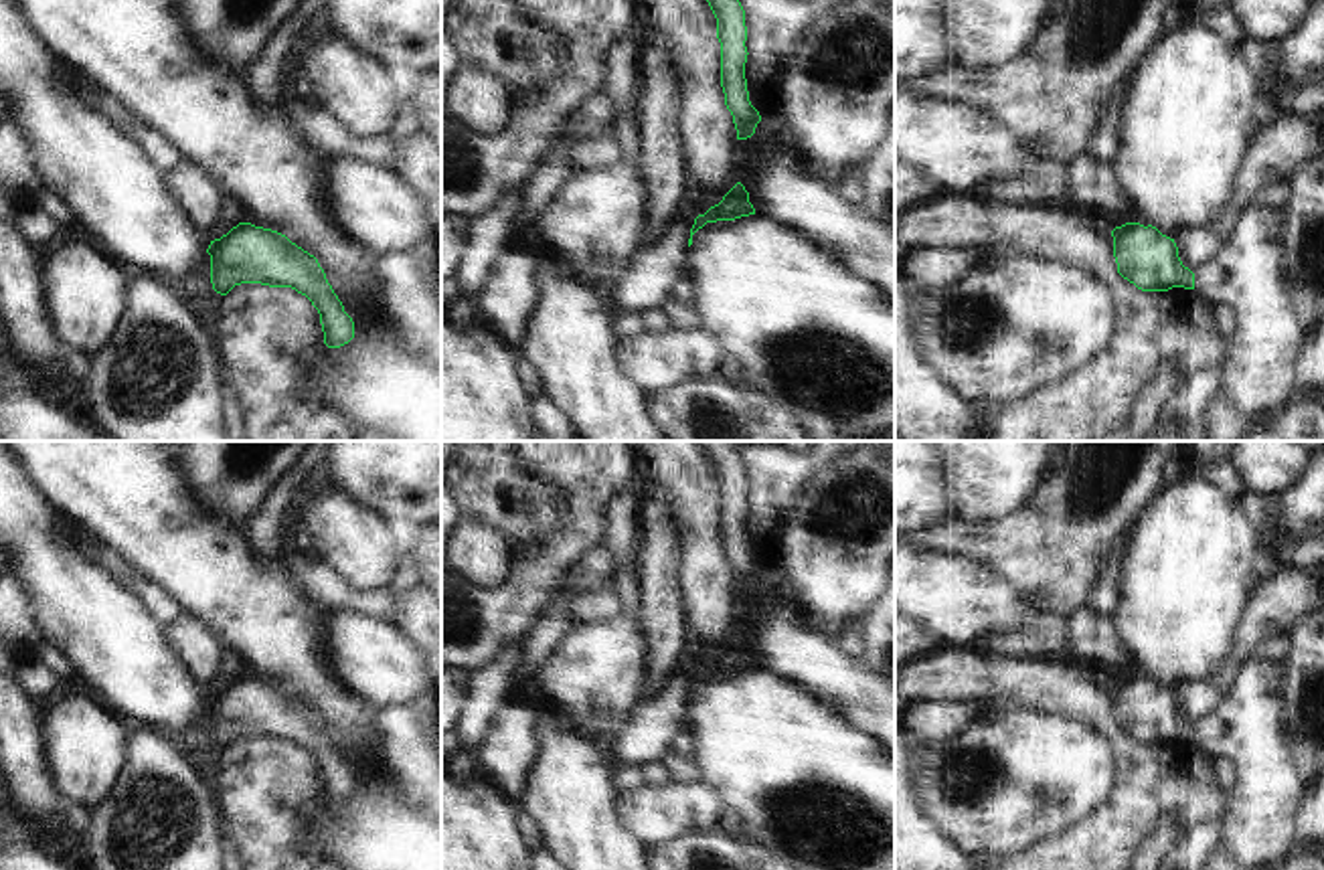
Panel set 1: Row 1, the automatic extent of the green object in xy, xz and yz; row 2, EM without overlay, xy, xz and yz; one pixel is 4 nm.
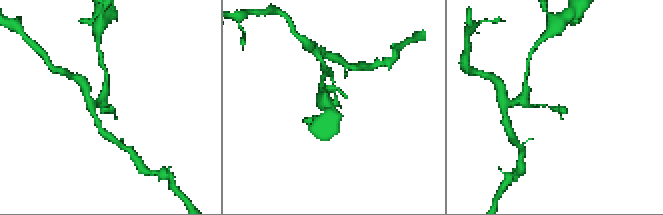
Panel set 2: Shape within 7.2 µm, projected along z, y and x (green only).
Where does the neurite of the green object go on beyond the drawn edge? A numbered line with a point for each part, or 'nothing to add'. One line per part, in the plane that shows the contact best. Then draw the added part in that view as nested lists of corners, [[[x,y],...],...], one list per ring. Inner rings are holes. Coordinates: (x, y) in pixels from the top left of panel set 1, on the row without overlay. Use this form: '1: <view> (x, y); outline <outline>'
nothing to add

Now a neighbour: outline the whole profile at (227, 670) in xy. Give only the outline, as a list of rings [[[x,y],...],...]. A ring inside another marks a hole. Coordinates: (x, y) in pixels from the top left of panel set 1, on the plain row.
[[[223,651],[223,658],[219,662],[215,680],[211,682],[209,694],[221,692],[223,688],[227,688],[239,676],[243,676],[239,658]]]

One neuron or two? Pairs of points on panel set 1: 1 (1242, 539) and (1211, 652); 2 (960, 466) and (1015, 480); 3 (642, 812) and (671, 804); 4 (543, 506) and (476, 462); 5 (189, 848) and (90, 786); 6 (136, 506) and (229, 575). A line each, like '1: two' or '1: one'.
1: one
2: one
3: one
4: one
5: two
6: one

